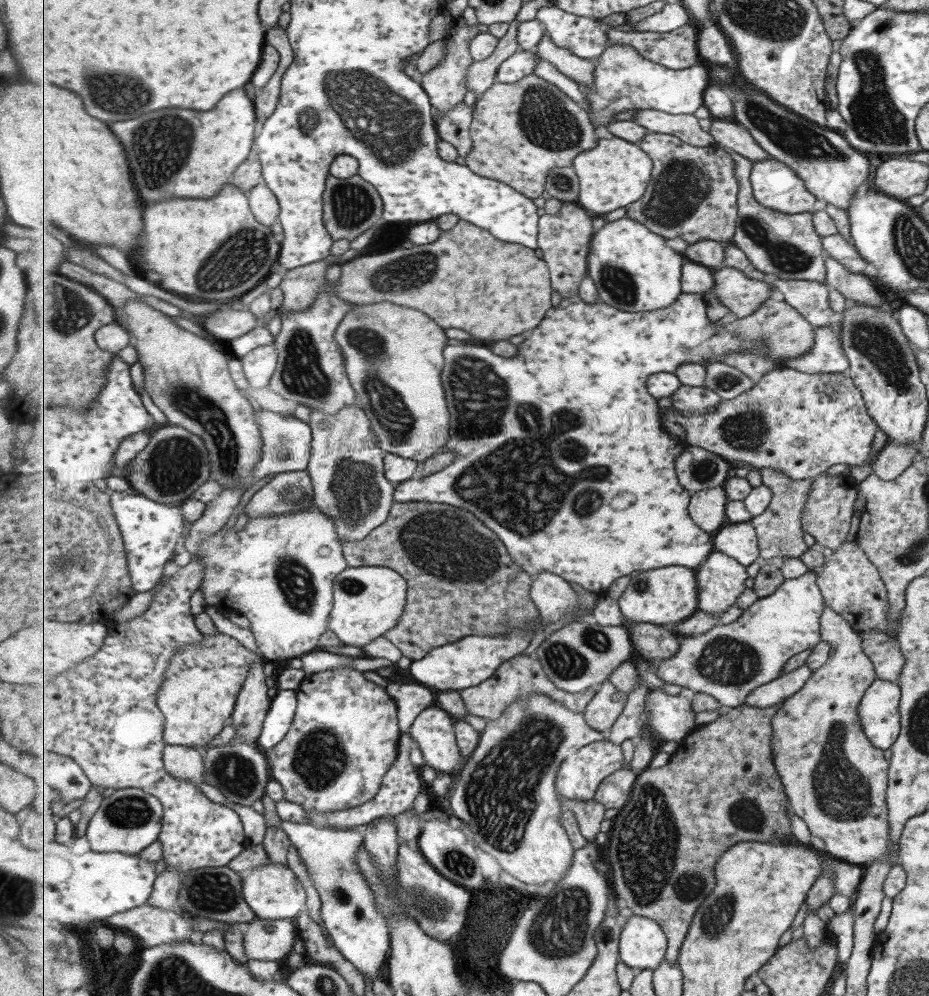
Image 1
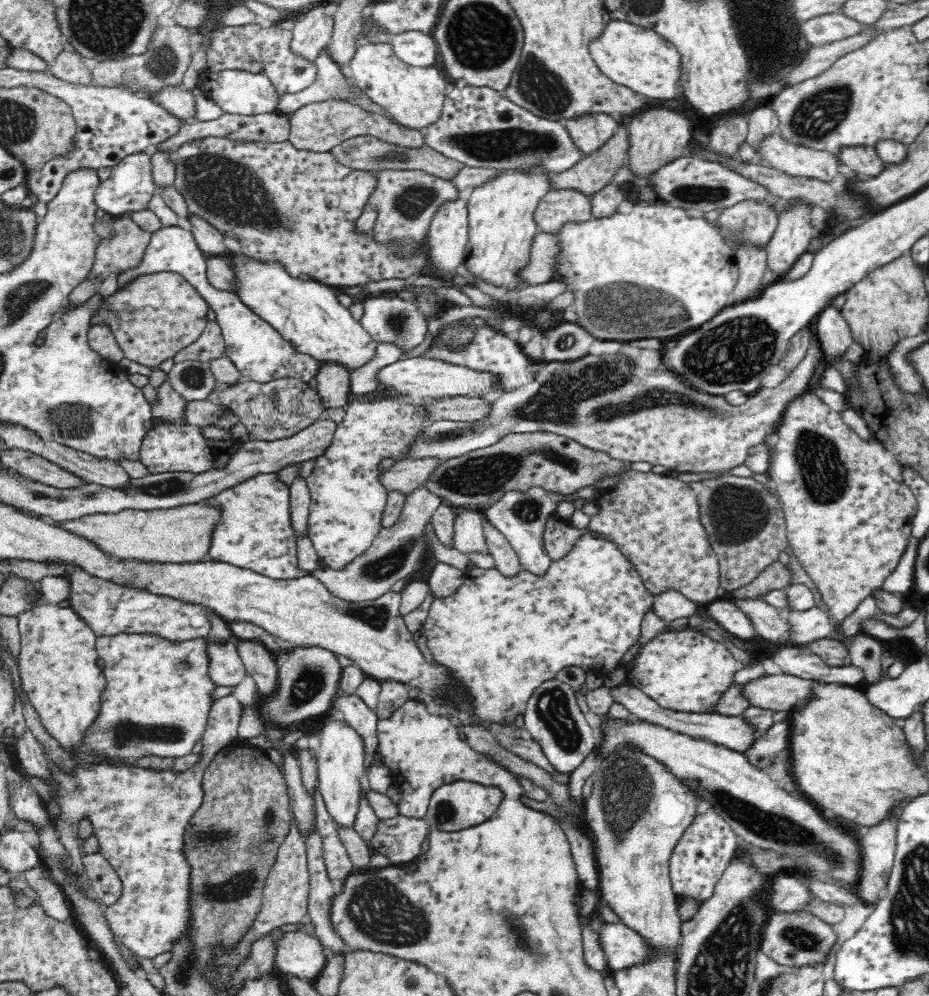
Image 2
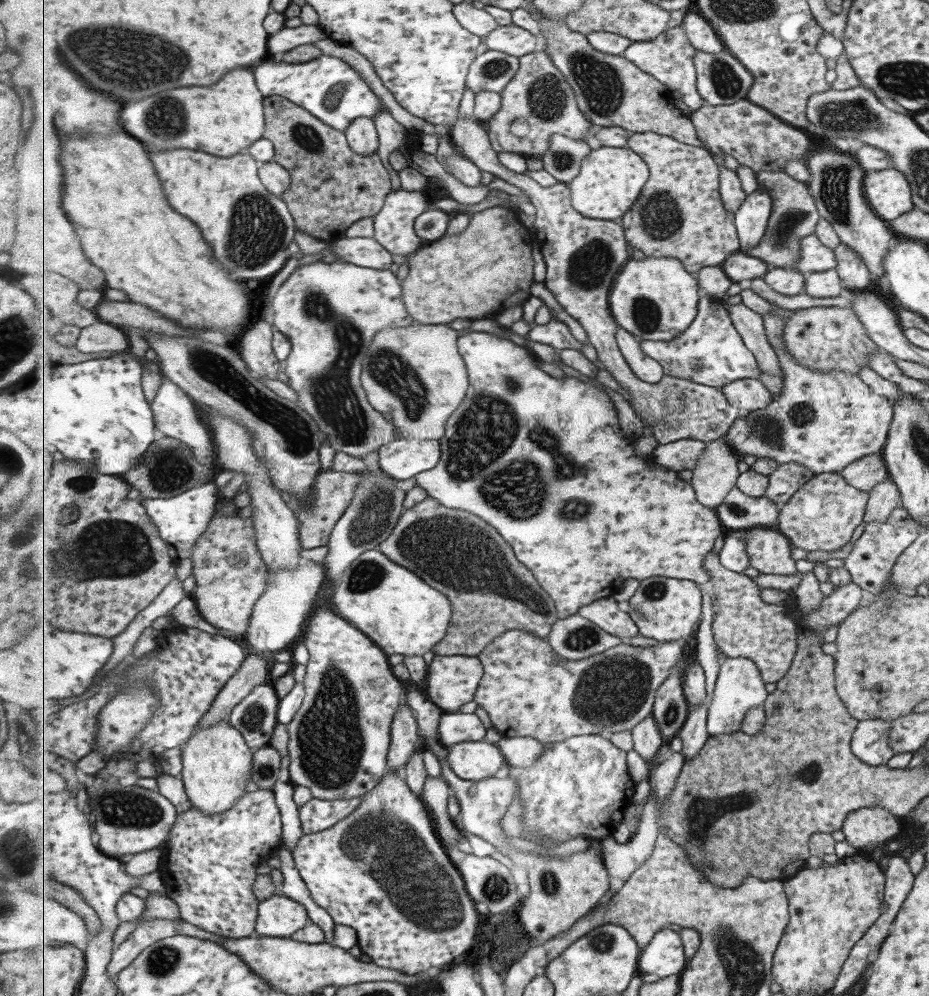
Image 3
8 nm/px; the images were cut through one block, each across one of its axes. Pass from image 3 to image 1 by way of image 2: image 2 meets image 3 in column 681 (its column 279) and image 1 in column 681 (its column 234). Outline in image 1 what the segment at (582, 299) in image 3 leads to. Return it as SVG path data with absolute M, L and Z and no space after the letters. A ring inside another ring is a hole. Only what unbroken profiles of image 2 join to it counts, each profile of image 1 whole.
M682 384L673 396L670 396L673 406L680 414L705 415L718 408L721 396L711 387L694 387Z

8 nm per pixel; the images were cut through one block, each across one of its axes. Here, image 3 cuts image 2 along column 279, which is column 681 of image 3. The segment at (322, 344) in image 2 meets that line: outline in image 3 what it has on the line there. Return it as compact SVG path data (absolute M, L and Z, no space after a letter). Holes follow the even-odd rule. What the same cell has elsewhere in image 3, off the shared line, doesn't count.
M649 255L641 260L629 259L625 263L610 291L610 304L619 327L637 338L671 341L697 320L701 296L696 274L685 269L681 259Z

